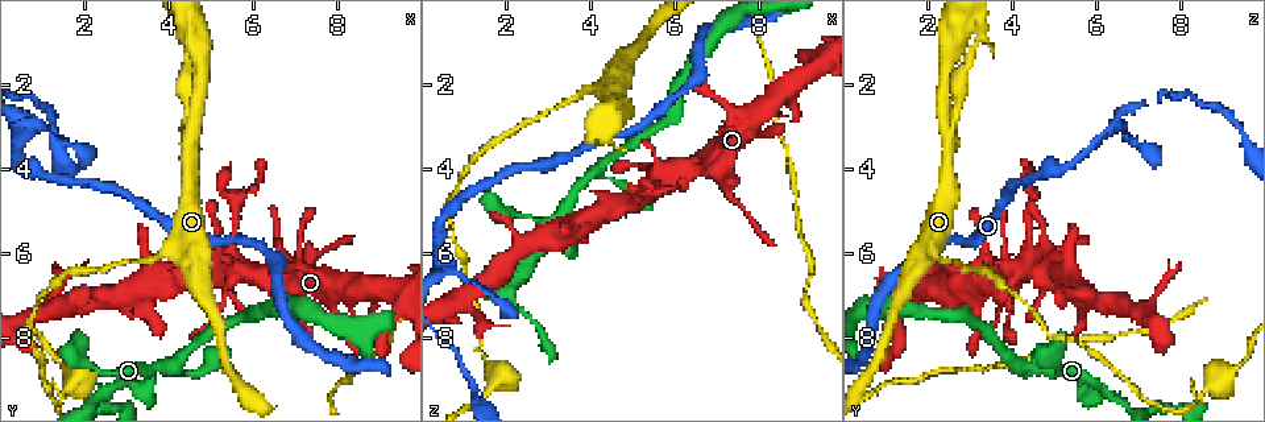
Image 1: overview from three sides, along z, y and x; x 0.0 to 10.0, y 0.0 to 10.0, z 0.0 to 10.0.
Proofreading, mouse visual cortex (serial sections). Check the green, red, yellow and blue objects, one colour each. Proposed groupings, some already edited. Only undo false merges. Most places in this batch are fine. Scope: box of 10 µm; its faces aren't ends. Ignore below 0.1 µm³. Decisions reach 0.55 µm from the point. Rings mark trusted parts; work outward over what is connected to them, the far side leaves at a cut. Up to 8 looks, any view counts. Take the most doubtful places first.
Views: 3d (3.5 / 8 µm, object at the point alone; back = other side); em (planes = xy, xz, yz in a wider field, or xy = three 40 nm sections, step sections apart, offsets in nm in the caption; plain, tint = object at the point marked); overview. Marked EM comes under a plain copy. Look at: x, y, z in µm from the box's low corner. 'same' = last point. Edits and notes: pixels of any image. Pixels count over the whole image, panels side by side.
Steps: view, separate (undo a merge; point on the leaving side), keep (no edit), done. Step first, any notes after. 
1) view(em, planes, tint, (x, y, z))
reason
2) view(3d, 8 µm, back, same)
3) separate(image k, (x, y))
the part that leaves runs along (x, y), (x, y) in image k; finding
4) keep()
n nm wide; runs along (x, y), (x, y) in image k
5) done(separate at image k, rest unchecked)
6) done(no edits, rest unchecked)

view(3d, 8 µm, (0.70, 3.05, 6.25))
branch point

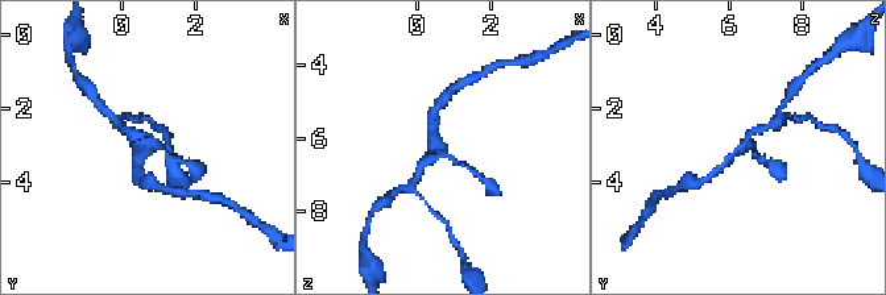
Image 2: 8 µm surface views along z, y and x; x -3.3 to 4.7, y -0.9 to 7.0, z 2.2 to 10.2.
view(3d, 3.5 µm, same)
zoom in

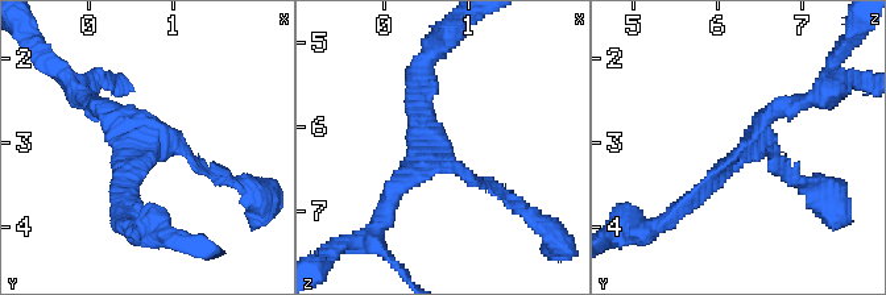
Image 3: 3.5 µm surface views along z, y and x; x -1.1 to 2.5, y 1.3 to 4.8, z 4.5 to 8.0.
view(em, xy, step 3, tint, (0.65, 3.10, 6.30))

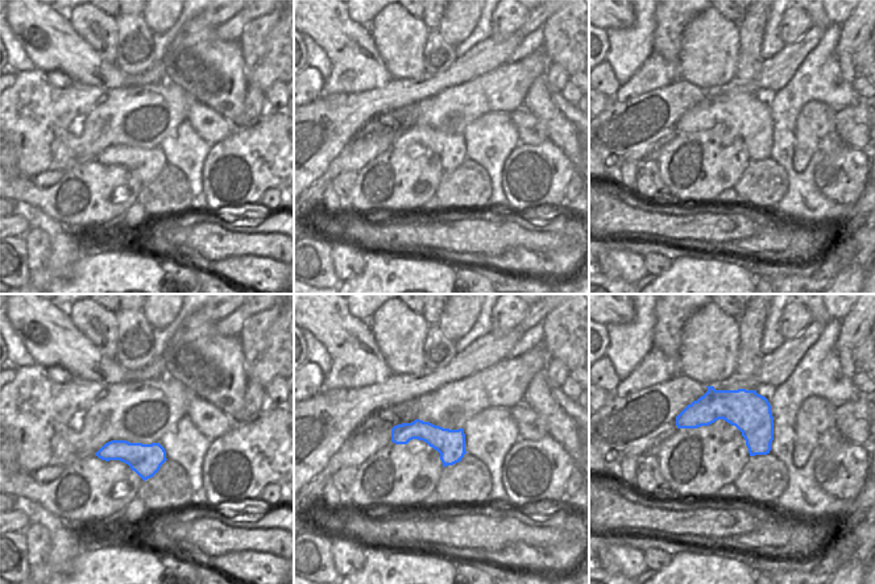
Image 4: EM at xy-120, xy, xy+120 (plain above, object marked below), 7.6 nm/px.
keep()
one cell here

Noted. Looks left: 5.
view(3d, 3.5 µm, (4.55, 3.10, 2.50))
side arm on a straight run

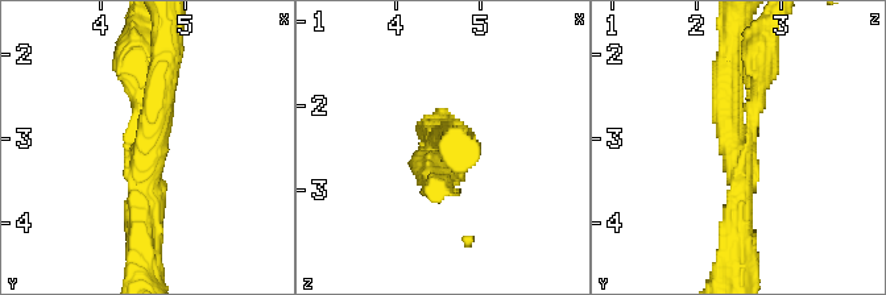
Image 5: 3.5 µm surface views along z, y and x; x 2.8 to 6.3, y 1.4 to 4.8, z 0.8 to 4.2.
view(em, planes, tint, (4.55, 3.15, 2.50))
now the EM

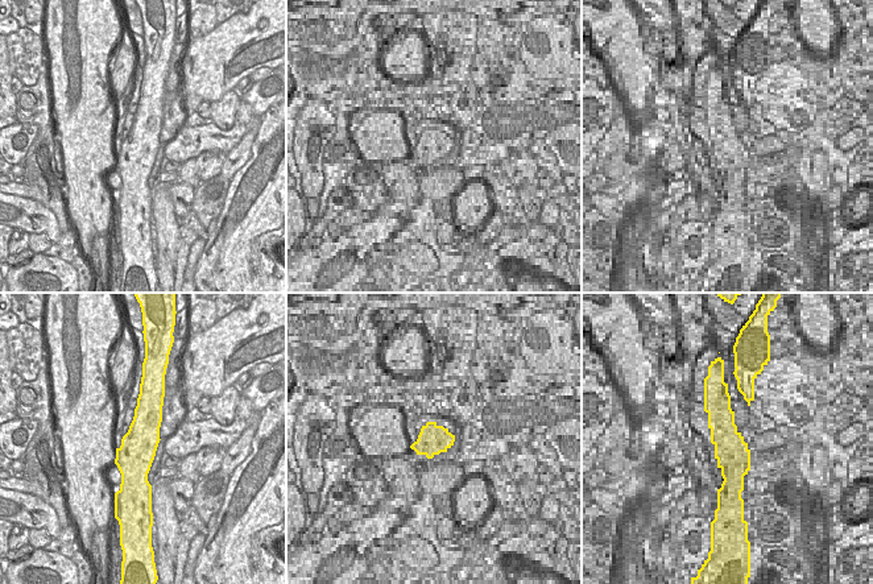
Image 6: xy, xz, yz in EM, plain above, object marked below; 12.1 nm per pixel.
keep()
460 nm wide; runs along (143, 240), (143, 167), (162, 66) in image 5; one cell here

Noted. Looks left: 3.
view(3d, 3.5 µm, (4.15, 8.60, 4.10))
thick turns thin

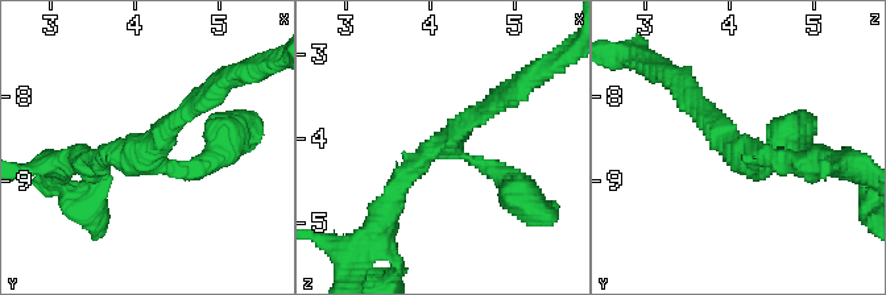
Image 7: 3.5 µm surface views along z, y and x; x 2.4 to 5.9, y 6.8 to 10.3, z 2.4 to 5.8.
view(em, xy, step 2, tint, (4.15, 8.65, 4.10))
3 arms; arms of 250, 250, 250 nm; now the EM

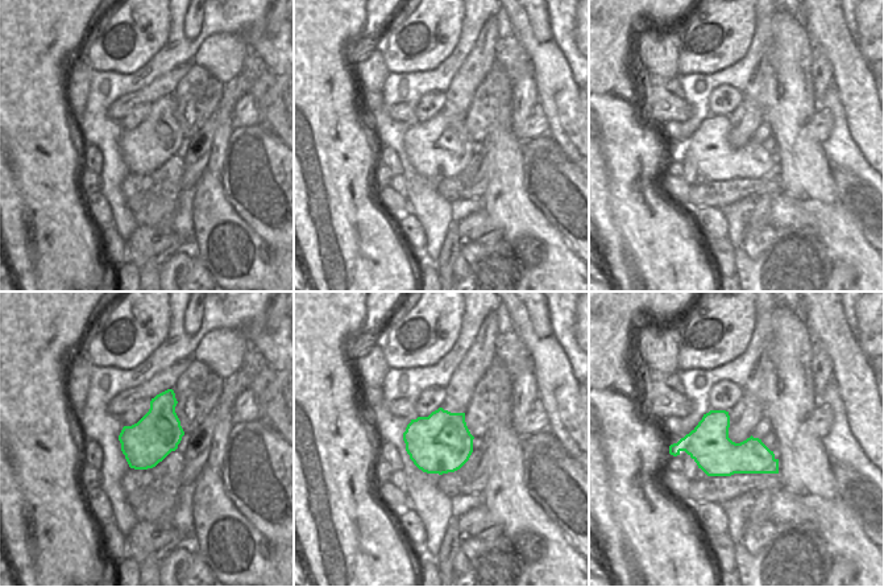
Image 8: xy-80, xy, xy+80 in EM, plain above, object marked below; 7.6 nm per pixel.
keep()
runs along (390, 208), (414, 163), (500, 100) in image 7; all the same cell

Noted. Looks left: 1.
done(no edits, rest unchecked)

